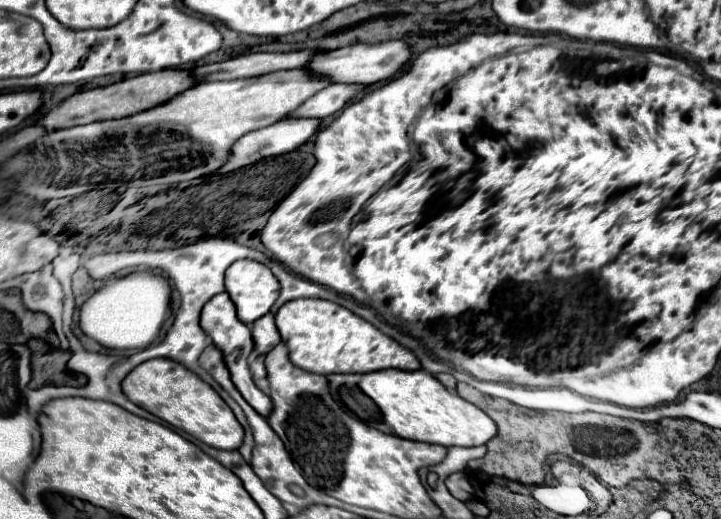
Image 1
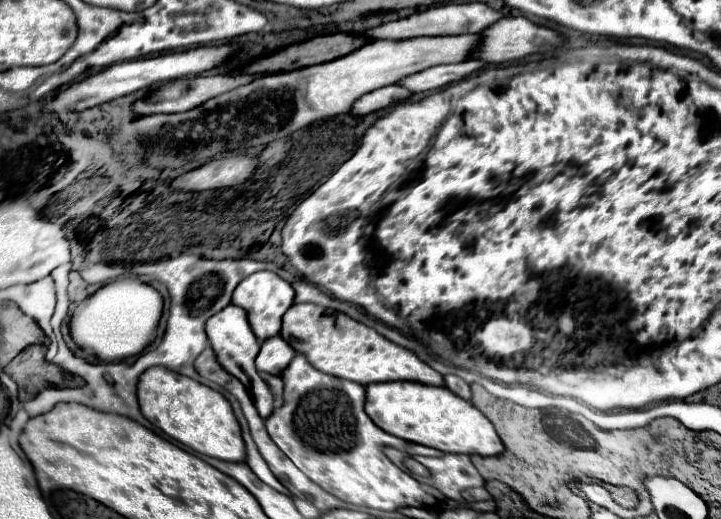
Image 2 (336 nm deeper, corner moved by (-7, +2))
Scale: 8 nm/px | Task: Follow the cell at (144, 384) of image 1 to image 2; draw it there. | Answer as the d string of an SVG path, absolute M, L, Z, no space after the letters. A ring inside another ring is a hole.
M151 367L139 377L137 399L141 413L159 425L171 439L223 461L245 461L245 443L241 427L231 411L229 401L207 385L163 367Z

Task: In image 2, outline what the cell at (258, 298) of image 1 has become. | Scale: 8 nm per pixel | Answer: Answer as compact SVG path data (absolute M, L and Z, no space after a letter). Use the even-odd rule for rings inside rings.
M259 271L251 277L245 277L233 291L233 303L241 309L247 311L247 319L249 319L249 325L253 329L253 333L257 335L257 339L265 341L273 335L279 333L281 329L281 317L283 313L293 305L293 287L283 281L279 275L271 273L271 271Z

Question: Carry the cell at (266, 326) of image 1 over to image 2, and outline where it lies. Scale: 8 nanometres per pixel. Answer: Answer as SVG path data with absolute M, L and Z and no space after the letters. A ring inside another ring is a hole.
M269 337L267 341L263 341L261 351L257 355L257 371L279 375L293 359L293 353L295 351L291 349L291 345L287 345L287 341L283 341L283 337Z

